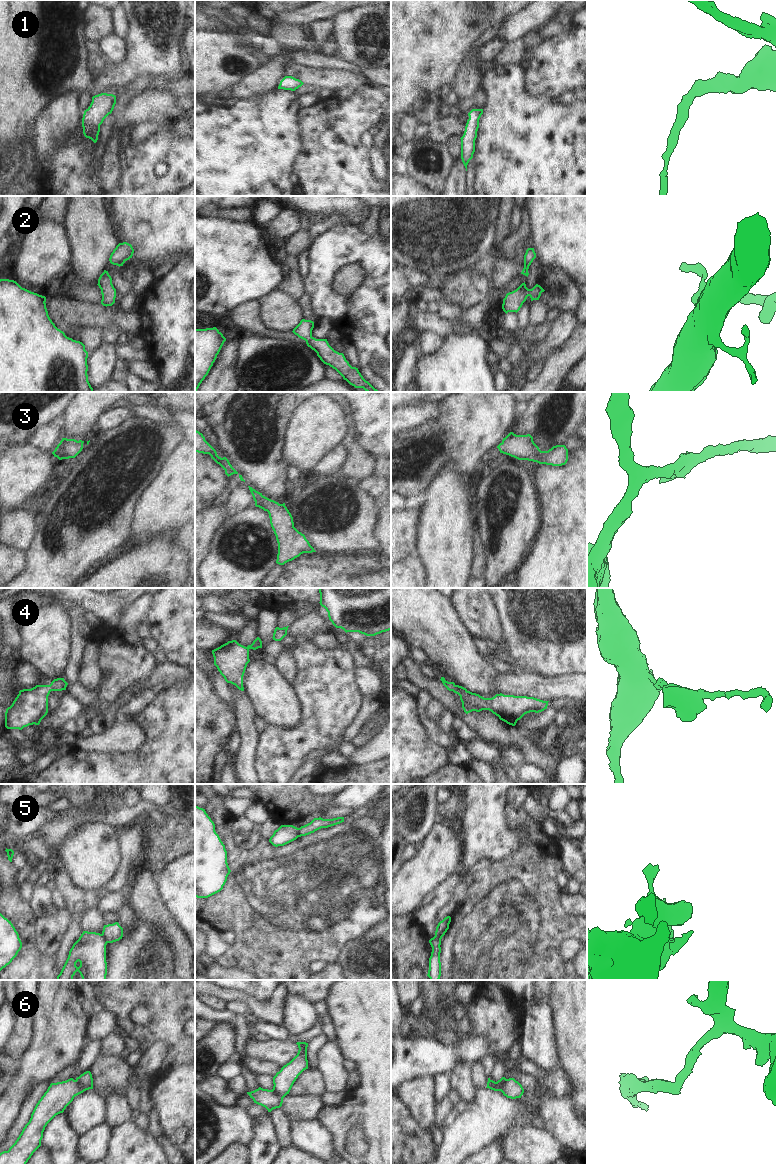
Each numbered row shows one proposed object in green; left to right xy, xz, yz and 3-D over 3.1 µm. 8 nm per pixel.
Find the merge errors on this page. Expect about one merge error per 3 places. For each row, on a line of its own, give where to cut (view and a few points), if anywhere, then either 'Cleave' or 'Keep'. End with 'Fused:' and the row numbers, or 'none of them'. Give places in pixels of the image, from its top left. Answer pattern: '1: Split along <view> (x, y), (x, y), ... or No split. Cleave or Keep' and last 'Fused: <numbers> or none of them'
1: No split. Keep
2: No split. Keep
3: No split. Keep
4: No split. Keep
5: Split along xy (101, 934), (107, 942). Cleave
6: Split along yz (506, 1079), (499, 1090). Cleave
Fused: 5, 6.

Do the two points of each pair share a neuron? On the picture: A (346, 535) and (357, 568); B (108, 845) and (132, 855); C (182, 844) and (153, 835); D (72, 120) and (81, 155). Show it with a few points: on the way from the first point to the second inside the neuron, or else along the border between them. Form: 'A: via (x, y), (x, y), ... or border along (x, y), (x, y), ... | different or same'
A: border along (321, 552), (344, 554) | different
B: border along (119, 836), (120, 864), (116, 872) | different
C: via (175, 841), (160, 841) | same
D: border along (81, 123), (67, 142), (58, 148) | different

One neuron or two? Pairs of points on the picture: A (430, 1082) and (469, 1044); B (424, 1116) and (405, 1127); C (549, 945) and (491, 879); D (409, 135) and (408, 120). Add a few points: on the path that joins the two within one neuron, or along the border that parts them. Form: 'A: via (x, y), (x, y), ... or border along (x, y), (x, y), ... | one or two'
A: border along (435, 1076), (419, 1076), (412, 1080) | two
B: border along (403, 1100), (416, 1122), (425, 1130), (430, 1131) | two
C: via (549, 919), (548, 899), (522, 873), (517, 873) | one
D: via (408, 131), (408, 124) | one

